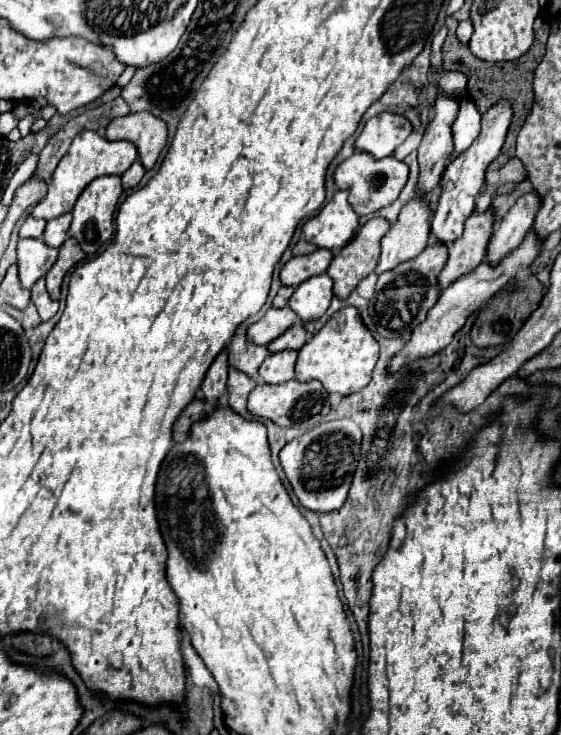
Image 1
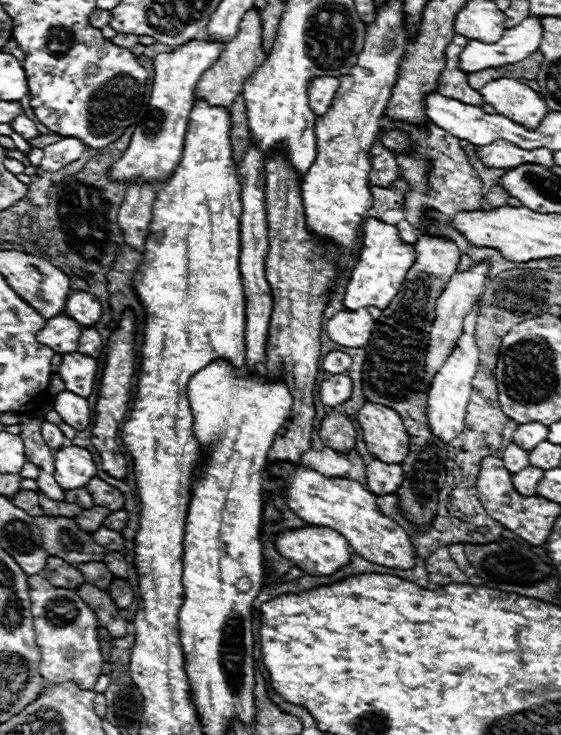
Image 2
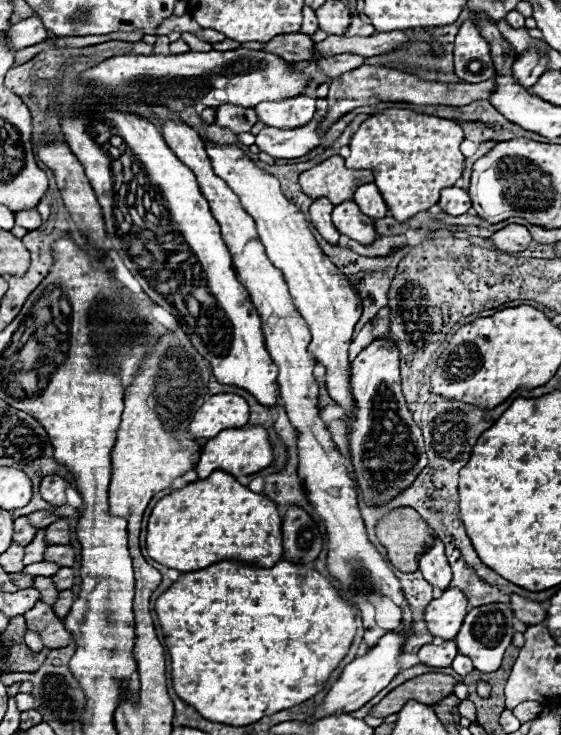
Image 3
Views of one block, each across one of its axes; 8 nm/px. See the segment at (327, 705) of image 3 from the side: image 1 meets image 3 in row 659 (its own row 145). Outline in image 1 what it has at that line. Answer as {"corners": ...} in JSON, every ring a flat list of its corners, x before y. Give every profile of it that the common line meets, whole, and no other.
{"corners":[[382,112,382,116,374,116,364,124,364,130,356,138,356,148,374,154,374,158,392,156,396,146,400,146,408,134,412,132,412,124,408,118,392,112]]}

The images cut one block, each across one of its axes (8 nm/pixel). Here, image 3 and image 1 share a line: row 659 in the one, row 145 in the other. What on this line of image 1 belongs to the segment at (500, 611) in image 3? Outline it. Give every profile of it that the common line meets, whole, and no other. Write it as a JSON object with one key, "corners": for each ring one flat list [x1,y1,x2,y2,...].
{"corners":[[500,98,492,108,488,108,482,114,482,130,476,136,476,140,472,142,472,146,468,150,464,150,462,154,458,154,444,170,440,186,442,186,442,194,438,200,438,208,432,216,432,234,440,240,450,244,452,240,456,240,462,230,464,230,464,222,466,218,474,212,476,200,480,196,480,190,486,182,486,170,488,166,498,158,500,148,504,144,504,138,508,134,508,128,512,124,514,112,512,112,512,102,506,98]]}

